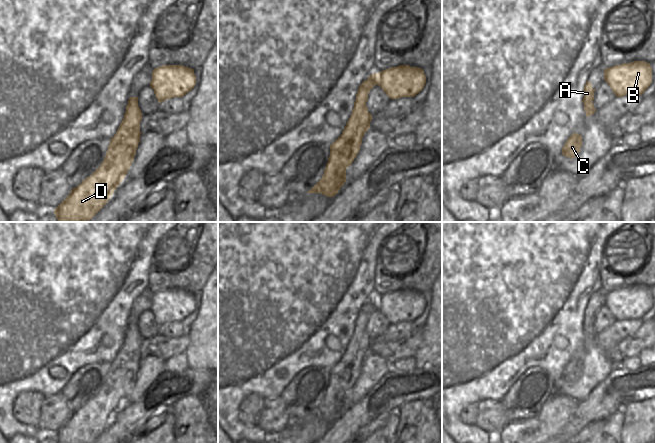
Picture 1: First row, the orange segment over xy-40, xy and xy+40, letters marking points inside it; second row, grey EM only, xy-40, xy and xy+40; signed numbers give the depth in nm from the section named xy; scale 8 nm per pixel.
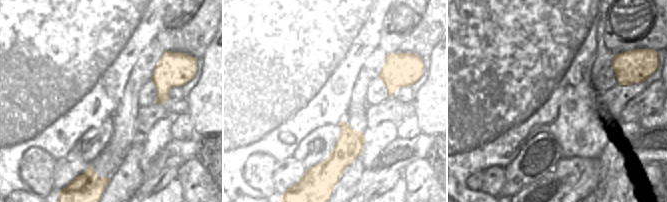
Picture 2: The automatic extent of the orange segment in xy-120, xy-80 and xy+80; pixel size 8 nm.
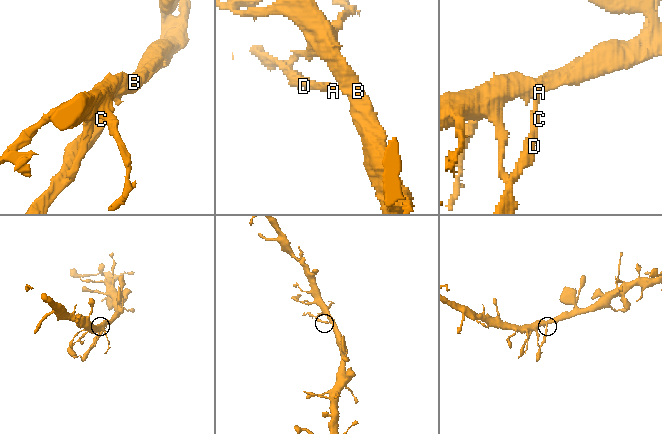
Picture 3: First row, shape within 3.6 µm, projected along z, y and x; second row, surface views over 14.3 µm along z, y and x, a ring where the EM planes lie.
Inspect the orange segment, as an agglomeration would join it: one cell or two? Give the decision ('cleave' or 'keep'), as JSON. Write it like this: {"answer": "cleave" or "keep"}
{"answer": "keep"}

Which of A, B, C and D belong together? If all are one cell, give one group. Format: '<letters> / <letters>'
A B C D

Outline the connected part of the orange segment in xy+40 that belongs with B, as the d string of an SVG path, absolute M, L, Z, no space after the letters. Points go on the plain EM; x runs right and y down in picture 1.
M633 285L604 293L604 304L616 321L642 319L652 306L652 292L645 285Z

